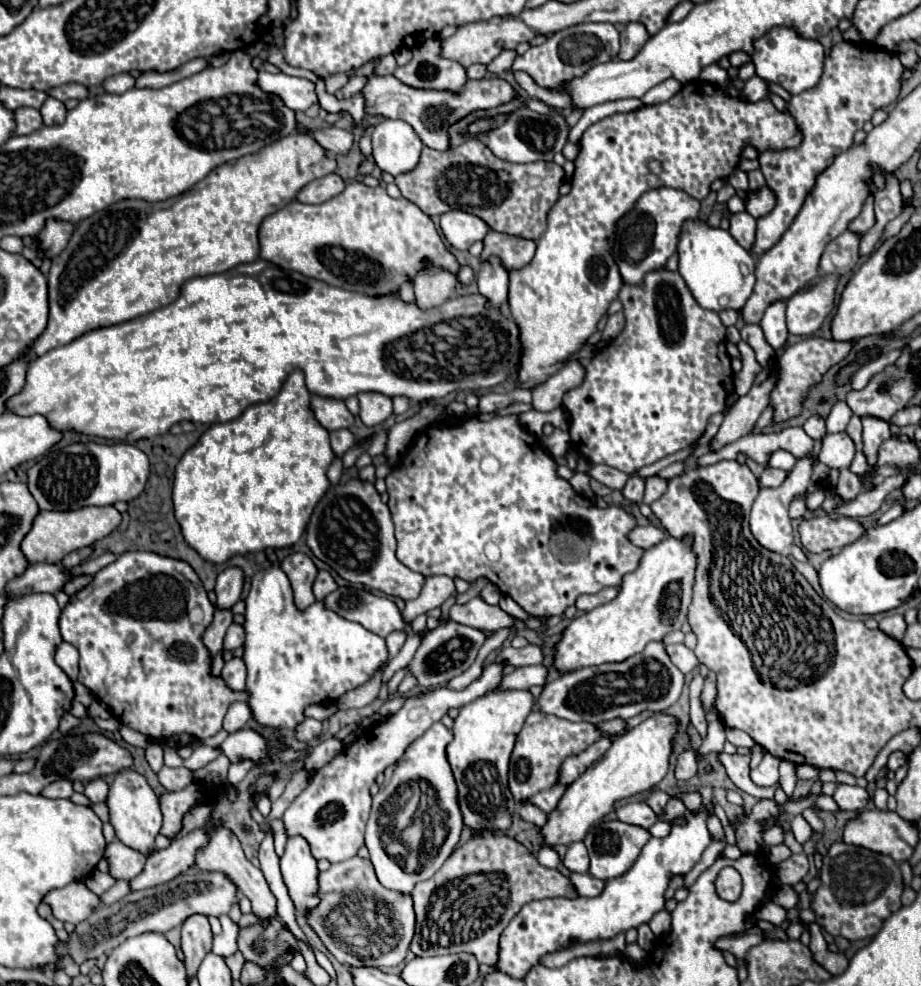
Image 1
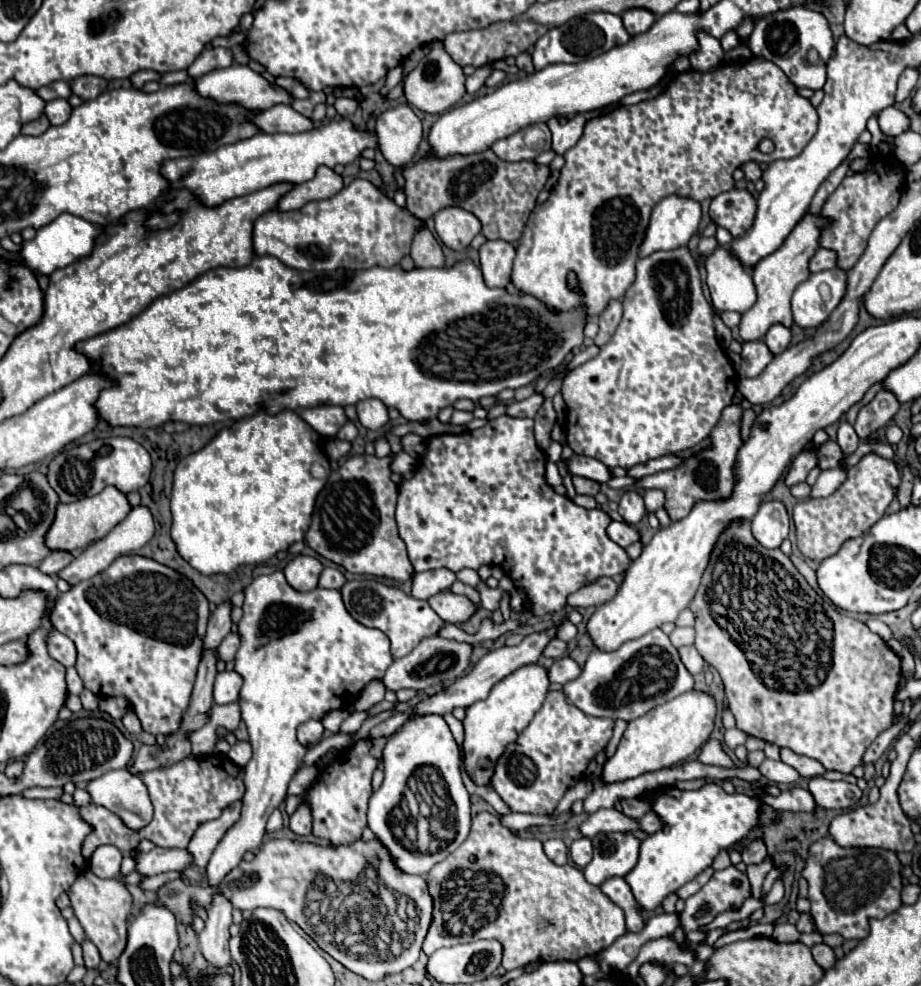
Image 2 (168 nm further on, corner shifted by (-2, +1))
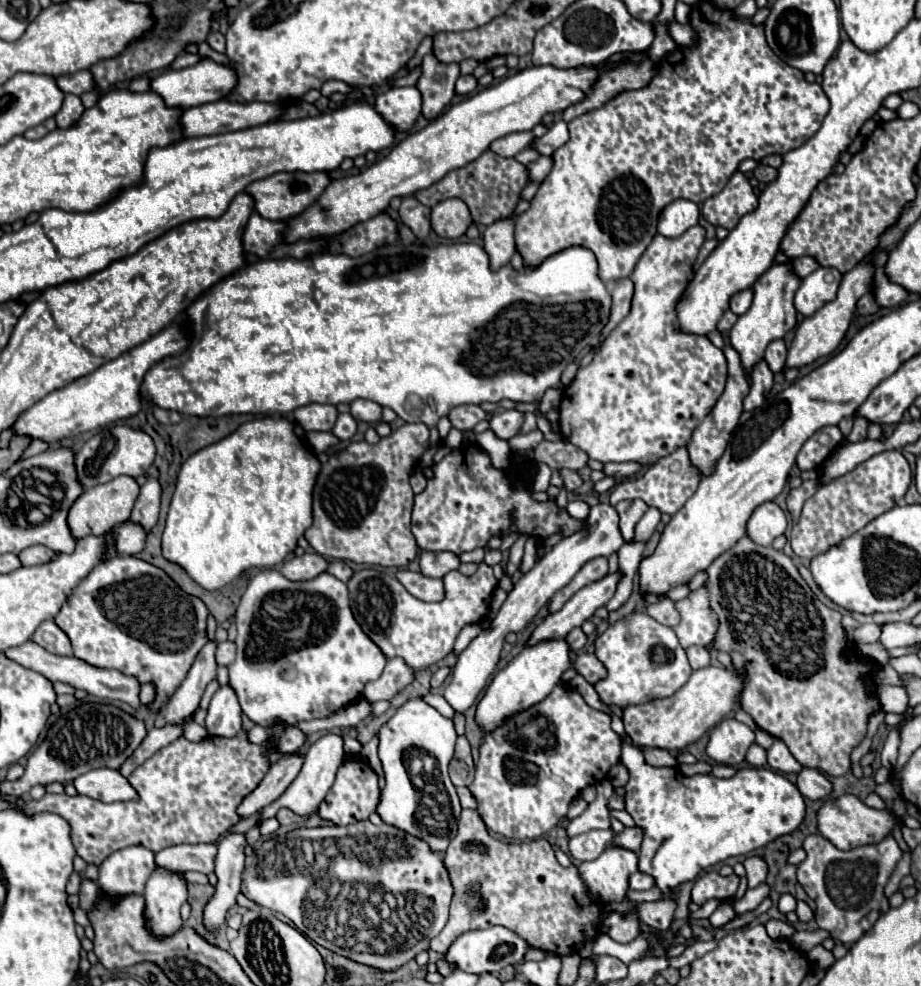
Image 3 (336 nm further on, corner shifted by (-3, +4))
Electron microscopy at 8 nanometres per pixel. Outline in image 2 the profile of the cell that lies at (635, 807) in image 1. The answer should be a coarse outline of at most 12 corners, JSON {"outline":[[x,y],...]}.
{"outline":[[599,809],[581,833],[593,837],[611,831],[637,831],[639,821],[617,809]]}

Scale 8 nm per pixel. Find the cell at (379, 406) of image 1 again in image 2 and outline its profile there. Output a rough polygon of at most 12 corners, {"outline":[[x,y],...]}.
{"outline":[[379,399],[357,403],[363,427],[381,429],[389,423],[385,403]]}

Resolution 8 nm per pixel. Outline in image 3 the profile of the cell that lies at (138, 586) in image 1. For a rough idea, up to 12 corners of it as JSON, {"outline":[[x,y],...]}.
{"outline":[[110,556],[54,622],[76,658],[154,682],[208,642],[208,608],[160,568]]}

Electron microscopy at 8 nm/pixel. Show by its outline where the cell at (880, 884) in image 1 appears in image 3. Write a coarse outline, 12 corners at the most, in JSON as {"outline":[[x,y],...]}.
{"outline":[[806,836],[798,882],[816,922],[854,944],[890,910],[892,836],[842,852]]}

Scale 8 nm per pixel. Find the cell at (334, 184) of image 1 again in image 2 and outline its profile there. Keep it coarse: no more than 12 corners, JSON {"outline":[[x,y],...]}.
{"outline":[[329,167],[295,185],[277,209],[299,209],[329,199],[343,189],[343,179]]}

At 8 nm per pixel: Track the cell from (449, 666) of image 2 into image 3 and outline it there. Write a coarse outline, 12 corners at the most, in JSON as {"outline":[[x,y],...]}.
{"outline":[[404,660],[386,662],[382,676],[364,686],[370,704],[390,700],[414,674]]}

